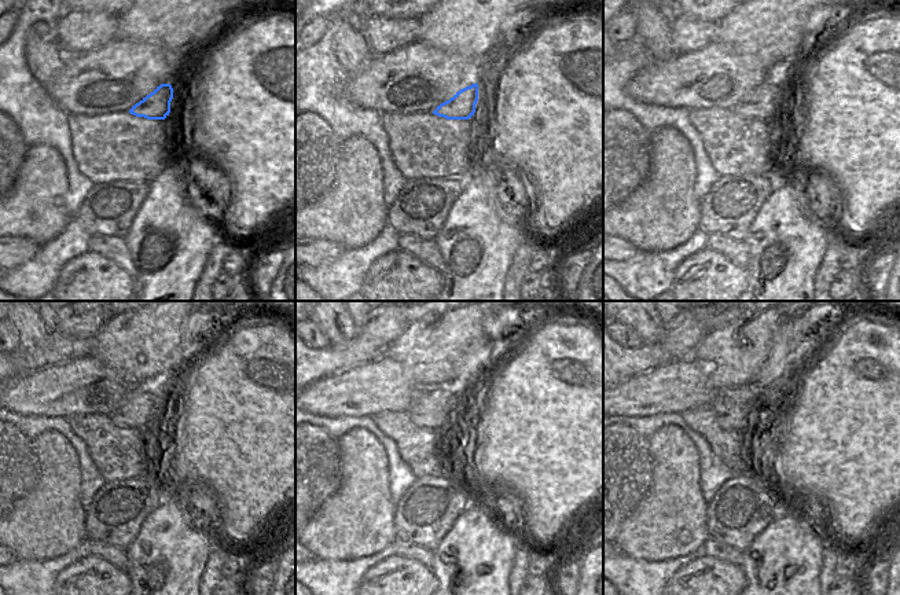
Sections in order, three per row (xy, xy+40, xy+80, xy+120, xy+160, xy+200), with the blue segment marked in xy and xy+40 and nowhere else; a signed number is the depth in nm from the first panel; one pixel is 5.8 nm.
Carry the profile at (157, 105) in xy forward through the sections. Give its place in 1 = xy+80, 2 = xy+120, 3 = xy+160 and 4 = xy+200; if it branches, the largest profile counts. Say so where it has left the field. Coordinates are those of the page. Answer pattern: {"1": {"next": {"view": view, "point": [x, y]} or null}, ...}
{"1": {"next": {"view": "xy+80", "point": [761, 103]}}, "2": {"next": {"view": "xy+120", "point": [140, 406]}}, "3": {"next": {"view": "xy+160", "point": [433, 407]}}, "4": {"next": {"view": "xy+200", "point": [734, 408]}}}

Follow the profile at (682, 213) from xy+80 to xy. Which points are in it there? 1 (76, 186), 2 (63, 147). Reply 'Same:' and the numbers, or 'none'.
Same: none

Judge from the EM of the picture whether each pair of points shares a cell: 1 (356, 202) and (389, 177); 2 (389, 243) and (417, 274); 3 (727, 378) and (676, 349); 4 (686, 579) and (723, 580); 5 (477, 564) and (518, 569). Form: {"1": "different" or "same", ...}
{"1": "different", "2": "different", "3": "different", "4": "same", "5": "different"}

